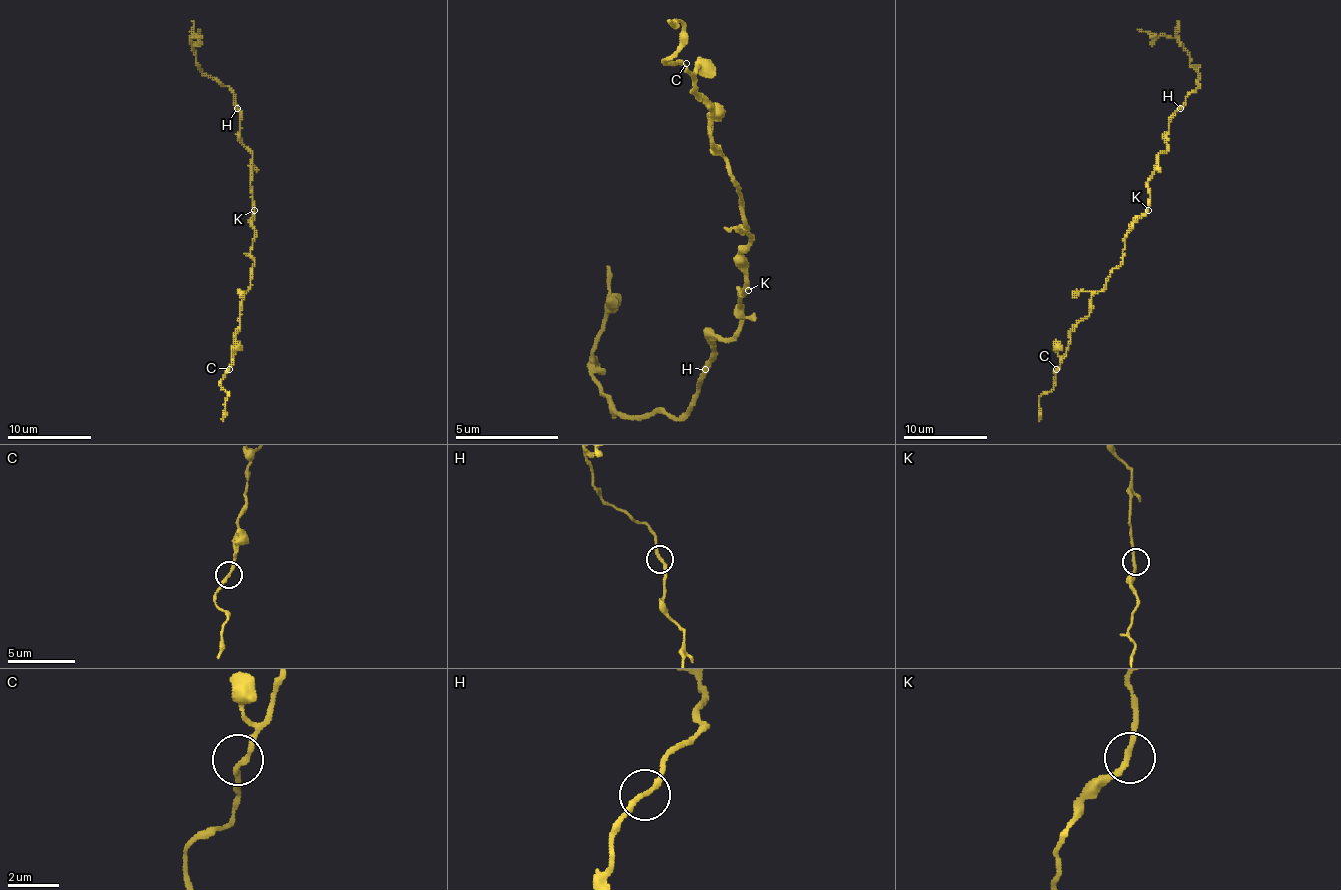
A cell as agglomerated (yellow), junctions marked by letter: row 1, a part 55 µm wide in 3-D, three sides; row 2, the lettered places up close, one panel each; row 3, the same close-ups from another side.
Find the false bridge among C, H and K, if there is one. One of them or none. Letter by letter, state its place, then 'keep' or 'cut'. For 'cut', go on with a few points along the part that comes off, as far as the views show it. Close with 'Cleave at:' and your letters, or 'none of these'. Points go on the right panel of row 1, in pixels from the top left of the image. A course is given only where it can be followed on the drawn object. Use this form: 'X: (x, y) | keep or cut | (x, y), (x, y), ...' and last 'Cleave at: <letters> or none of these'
C: (1056, 369) | keep
H: (1180, 108) | keep
K: (1148, 210) | keep
Cleave at: none of these

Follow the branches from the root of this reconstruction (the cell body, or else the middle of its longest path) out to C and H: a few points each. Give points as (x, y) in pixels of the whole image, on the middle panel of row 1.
C: (742, 285), (742, 197), (732, 166), (712, 146), (712, 110), (696, 94), (686, 63)
H: (742, 285), (742, 295), (737, 290), (737, 306), (742, 316), (727, 337), (712, 337), (712, 362), (706, 368)

